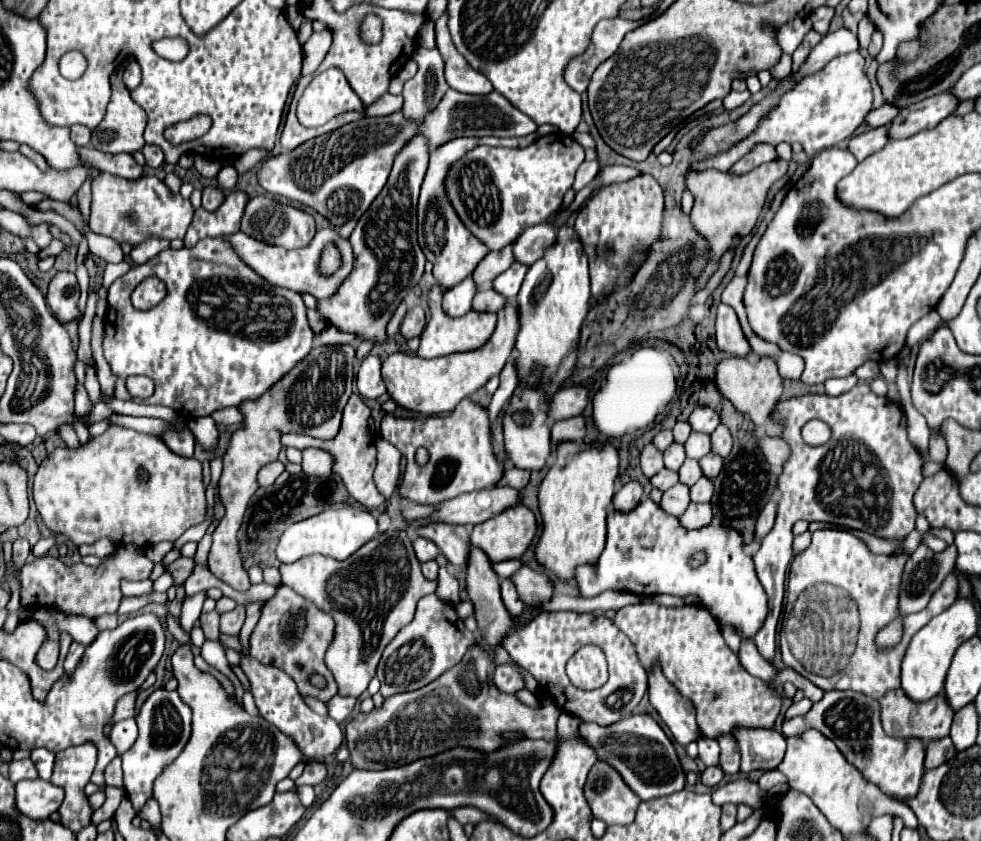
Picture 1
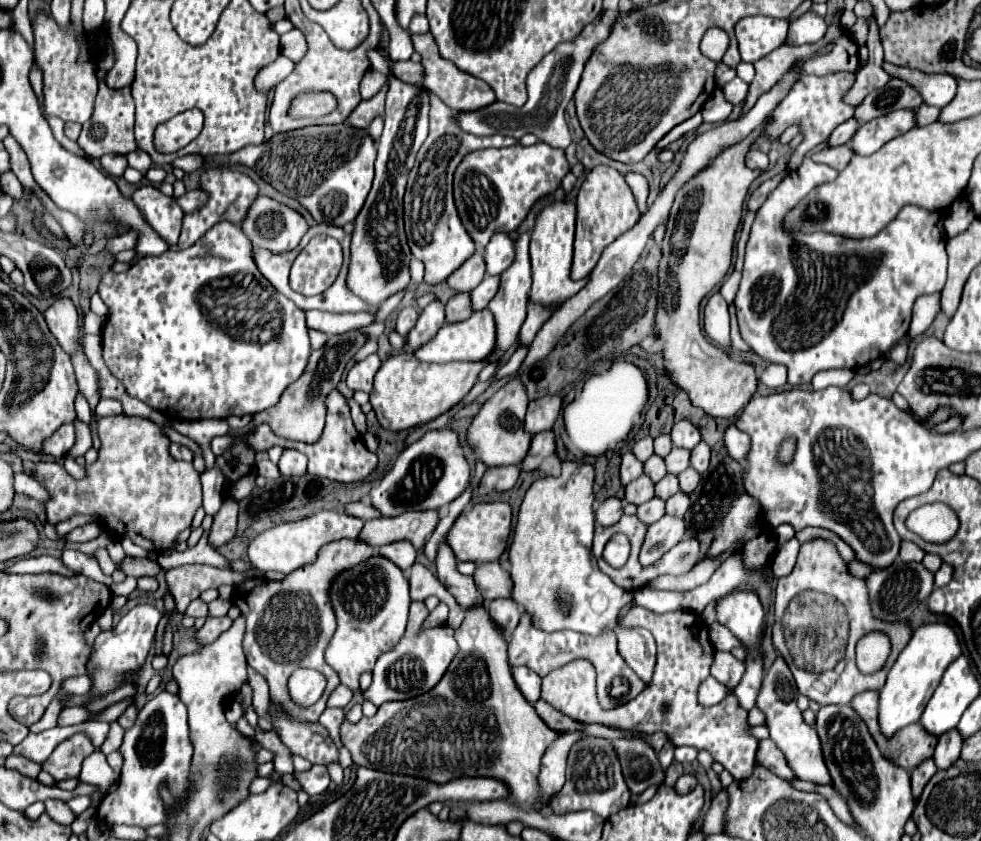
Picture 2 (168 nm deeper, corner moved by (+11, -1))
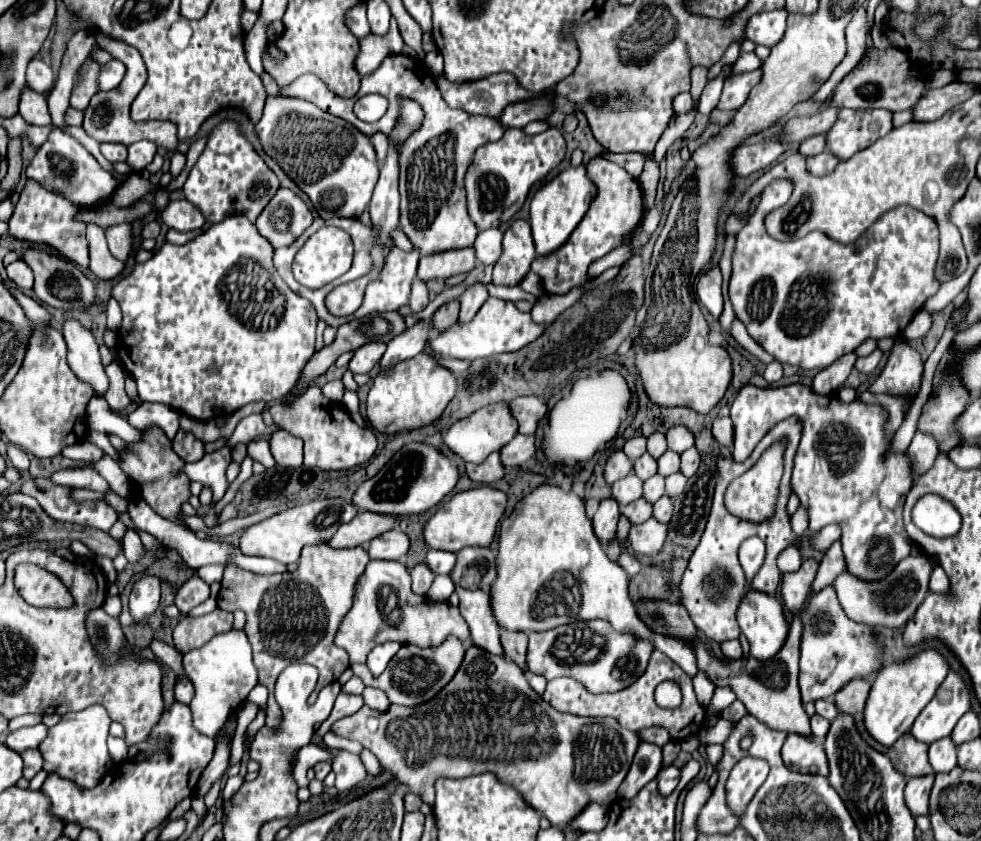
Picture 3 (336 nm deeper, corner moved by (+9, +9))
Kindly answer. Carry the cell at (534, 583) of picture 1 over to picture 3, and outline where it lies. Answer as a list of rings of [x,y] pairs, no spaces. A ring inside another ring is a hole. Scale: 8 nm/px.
[[[467,548],[457,554],[457,562],[451,570],[451,580],[455,586],[461,588],[489,588],[493,578],[497,576],[495,570],[495,554],[489,548]]]

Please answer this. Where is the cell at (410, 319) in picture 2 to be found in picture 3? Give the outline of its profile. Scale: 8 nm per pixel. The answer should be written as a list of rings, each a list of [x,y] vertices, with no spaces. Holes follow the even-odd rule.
[[[419,278],[413,280],[411,284],[411,300],[409,300],[409,308],[413,312],[421,312],[425,306],[429,304],[429,292],[427,292],[427,284]]]

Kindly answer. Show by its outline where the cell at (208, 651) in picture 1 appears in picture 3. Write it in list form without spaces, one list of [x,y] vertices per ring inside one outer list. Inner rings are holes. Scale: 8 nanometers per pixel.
[[[210,596],[204,603],[191,610],[191,616],[201,616],[212,612],[217,608],[217,600],[215,597]]]

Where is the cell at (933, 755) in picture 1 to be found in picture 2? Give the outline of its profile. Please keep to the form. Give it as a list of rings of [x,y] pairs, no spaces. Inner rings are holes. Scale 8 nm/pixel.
[[[933,758],[923,760],[919,766],[915,766],[911,770],[911,786],[913,786],[913,796],[919,798],[919,792],[923,792],[923,784],[927,784],[927,780],[937,772],[937,766],[933,762]]]

